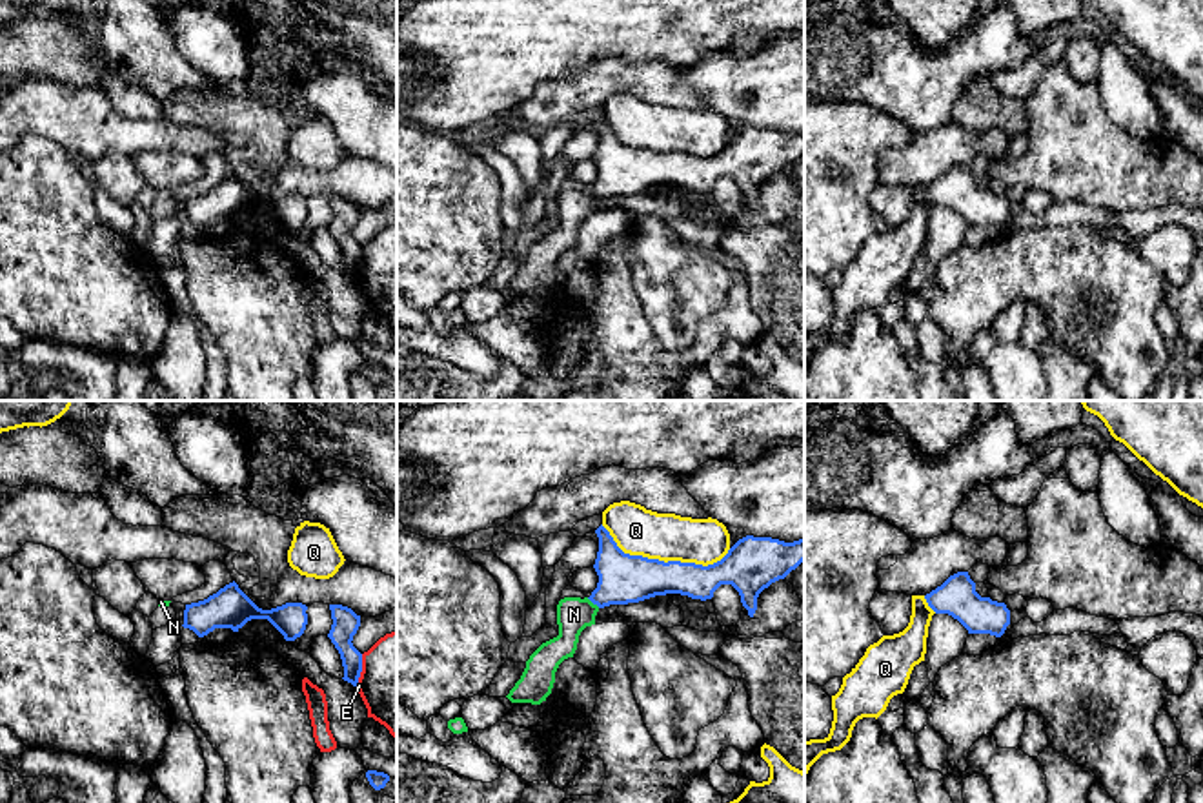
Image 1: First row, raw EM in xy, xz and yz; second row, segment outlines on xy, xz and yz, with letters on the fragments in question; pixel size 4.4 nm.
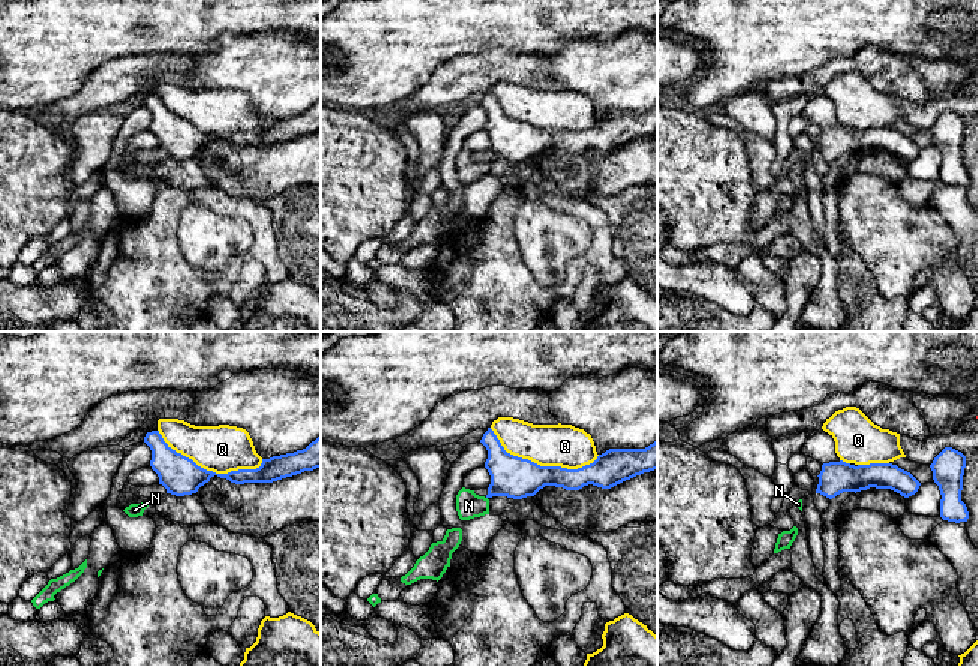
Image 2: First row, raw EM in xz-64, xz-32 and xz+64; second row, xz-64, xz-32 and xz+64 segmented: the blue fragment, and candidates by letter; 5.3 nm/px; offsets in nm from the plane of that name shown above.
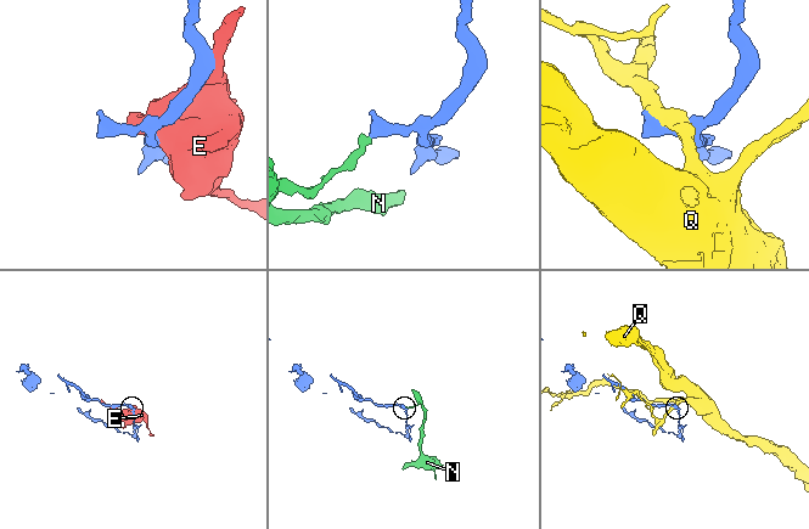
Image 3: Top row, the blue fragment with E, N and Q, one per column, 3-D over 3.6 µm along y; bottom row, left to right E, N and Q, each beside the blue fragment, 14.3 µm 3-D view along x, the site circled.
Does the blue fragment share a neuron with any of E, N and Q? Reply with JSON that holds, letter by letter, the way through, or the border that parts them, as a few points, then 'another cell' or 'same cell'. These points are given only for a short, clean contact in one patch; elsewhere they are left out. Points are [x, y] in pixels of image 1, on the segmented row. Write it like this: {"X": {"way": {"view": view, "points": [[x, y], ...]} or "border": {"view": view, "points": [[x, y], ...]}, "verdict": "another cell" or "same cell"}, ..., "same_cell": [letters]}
{"E": {"verdict": "another cell"}, "N": {"border": {"view": "xz", "points": [[586, 598], [599, 607]]}, "verdict": "another cell"}, "Q": {"verdict": "another cell"}, "same_cell": []}

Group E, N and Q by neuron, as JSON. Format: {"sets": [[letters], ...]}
{"sets": [["E"], ["N"], ["Q"]]}

